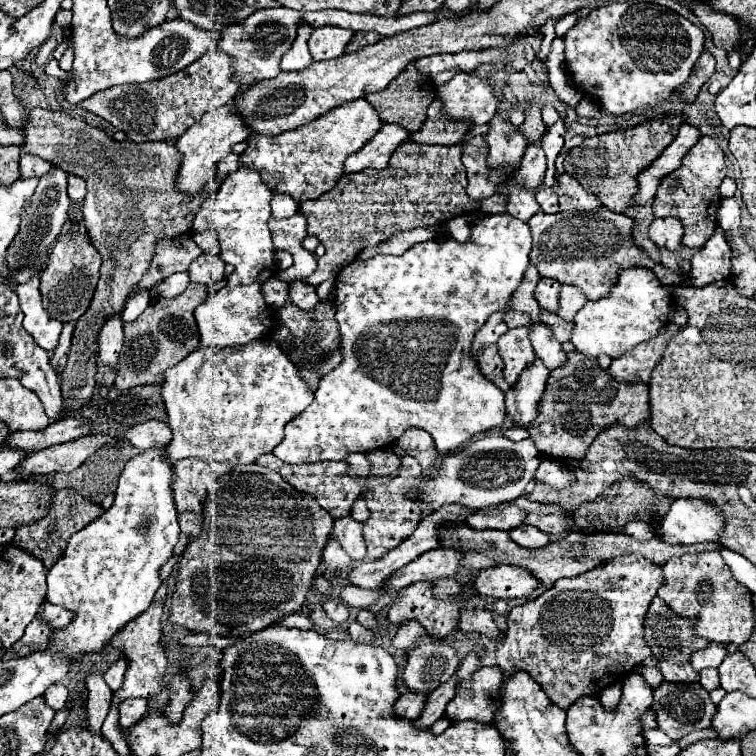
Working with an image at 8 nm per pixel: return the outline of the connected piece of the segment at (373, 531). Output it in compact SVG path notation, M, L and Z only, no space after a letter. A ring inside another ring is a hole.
M405 454L401 456L399 474L391 478L387 484L377 486L365 494L365 502L367 502L371 516L363 524L363 536L367 544L367 556L371 560L381 560L389 550L397 548L401 542L405 542L415 532L421 520L421 502L417 498L411 498L411 494L415 492L417 478L421 478L421 466L413 456Z

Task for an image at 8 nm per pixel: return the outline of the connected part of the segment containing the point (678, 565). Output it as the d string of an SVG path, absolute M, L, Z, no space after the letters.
M701 552L701 554L685 554L681 558L671 558L663 566L665 586L659 590L659 598L681 618L693 620L693 628L697 636L709 638L713 642L723 644L745 644L755 626L753 600L749 590L741 586L729 566L723 562L719 552Z

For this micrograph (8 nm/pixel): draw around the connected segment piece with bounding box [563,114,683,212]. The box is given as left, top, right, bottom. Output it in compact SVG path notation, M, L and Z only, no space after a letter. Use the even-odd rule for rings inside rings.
M681 114L667 116L667 120L653 120L647 124L641 124L631 130L621 132L609 132L595 138L587 138L587 142L579 148L569 150L563 166L569 176L573 176L581 186L585 186L589 192L593 192L603 206L607 206L613 212L621 212L621 206L629 206L629 198L633 196L633 190L637 190L637 170L643 170L661 154L669 142L679 132L679 126L683 122Z

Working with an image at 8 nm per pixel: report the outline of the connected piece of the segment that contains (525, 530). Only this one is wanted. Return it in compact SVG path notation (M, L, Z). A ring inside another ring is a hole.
M519 526L519 528L513 528L509 532L509 536L513 538L513 542L517 542L523 548L541 548L541 546L547 546L551 542L549 534L547 532L541 532L535 526Z

